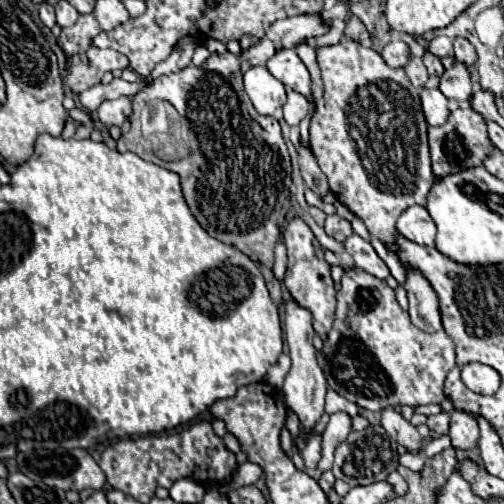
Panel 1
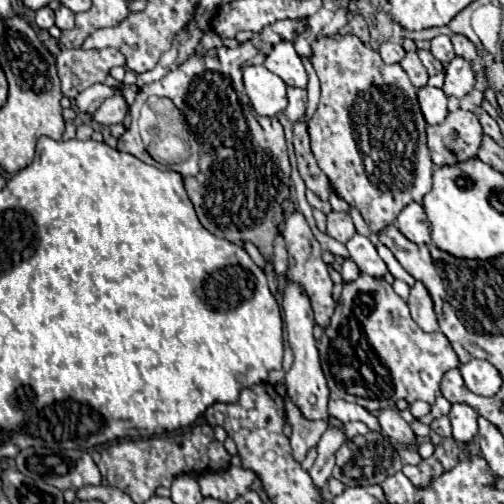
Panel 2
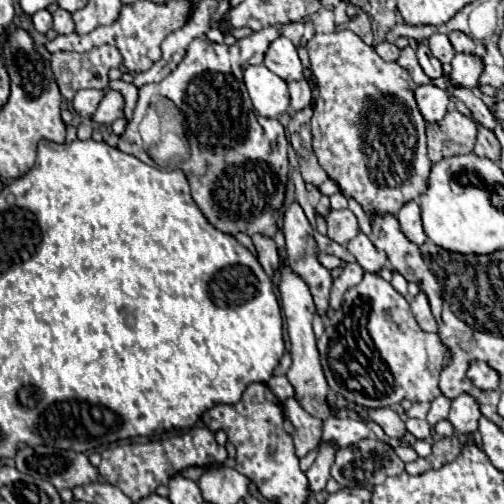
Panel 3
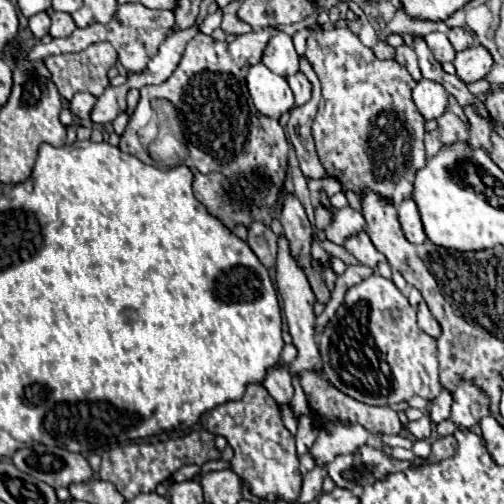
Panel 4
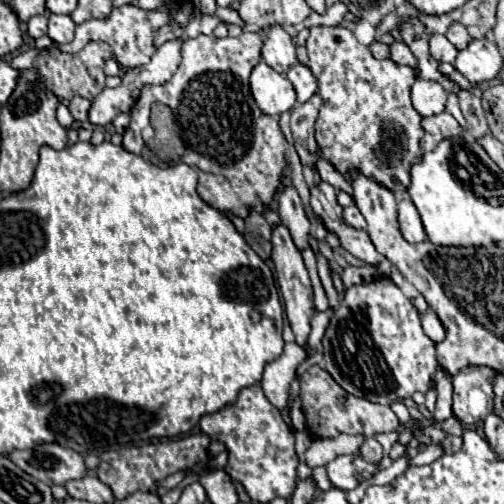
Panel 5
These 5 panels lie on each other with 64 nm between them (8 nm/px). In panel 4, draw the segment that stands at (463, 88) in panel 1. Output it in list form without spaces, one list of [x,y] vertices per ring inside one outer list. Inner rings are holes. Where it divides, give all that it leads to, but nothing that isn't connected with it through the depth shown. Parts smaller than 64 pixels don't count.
[[[472,46],[456,54],[454,66],[456,66],[456,76],[462,82],[476,82],[488,76],[488,72],[494,66],[494,60],[484,46]]]

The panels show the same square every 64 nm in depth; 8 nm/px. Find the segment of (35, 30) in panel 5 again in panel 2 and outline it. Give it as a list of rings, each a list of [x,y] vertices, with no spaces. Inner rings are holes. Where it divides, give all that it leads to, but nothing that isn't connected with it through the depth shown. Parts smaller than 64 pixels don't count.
[[[46,6],[46,8],[40,8],[38,12],[36,12],[36,24],[38,24],[38,28],[42,28],[42,30],[48,30],[48,28],[52,28],[54,26],[54,12]]]

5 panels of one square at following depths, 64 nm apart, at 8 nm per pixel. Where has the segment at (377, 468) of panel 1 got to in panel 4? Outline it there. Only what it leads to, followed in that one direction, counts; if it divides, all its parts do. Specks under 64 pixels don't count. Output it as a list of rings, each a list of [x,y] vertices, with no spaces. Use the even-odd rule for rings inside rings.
[[[362,446],[356,454],[344,454],[336,456],[328,466],[328,476],[336,482],[336,486],[354,490],[356,486],[368,486],[374,484],[380,476],[400,472],[410,468],[410,464],[424,464],[426,458],[414,458],[412,462],[398,462],[394,458],[386,458],[380,448]]]

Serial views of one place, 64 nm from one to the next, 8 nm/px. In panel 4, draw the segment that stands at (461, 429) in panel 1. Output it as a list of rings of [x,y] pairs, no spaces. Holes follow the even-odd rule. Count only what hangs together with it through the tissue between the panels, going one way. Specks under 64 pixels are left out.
[[[460,380],[460,384],[454,390],[454,404],[450,418],[464,428],[472,428],[480,422],[480,418],[488,416],[488,396],[484,396],[484,390],[476,388],[472,380]]]

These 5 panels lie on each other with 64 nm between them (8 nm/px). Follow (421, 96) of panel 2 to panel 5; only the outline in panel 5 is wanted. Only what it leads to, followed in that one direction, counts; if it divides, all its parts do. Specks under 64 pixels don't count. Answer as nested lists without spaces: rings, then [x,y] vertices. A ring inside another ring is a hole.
[[[418,78],[412,86],[412,104],[420,116],[440,114],[446,106],[446,90],[436,80]]]

